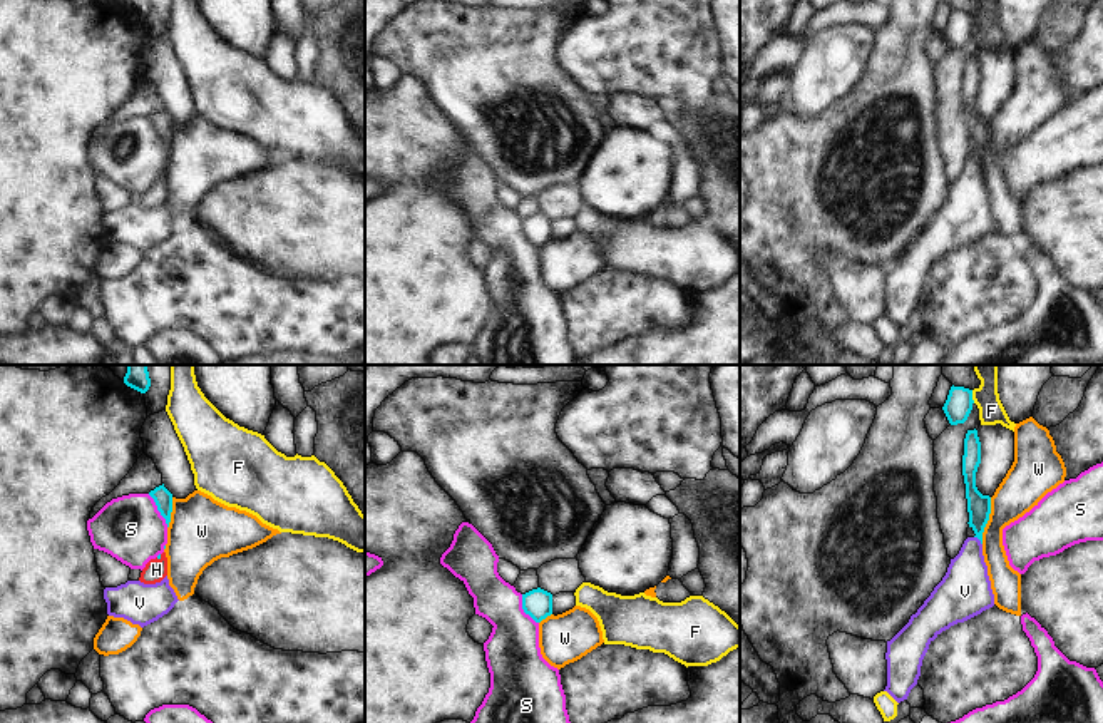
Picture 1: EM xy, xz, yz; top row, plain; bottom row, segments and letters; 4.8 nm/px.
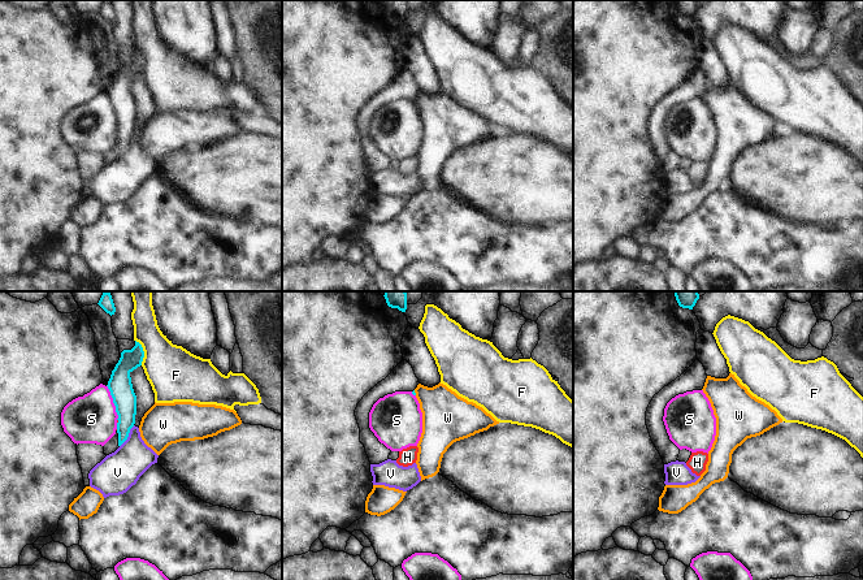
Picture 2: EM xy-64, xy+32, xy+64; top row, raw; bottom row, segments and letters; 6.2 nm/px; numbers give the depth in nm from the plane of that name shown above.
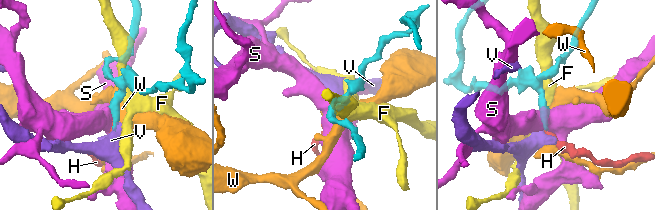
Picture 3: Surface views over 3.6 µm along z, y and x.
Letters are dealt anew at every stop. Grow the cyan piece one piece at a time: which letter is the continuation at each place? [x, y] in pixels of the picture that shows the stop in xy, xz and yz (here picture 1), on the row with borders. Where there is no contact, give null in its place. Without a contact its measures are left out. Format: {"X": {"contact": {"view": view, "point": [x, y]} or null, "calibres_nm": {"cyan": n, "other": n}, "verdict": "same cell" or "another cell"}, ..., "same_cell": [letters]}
{"F": {"contact": {"view": "yz", "point": [971, 397]}, "calibres_nm": {"cyan": 130, "other": 120}, "verdict": "another cell"}, "H": {"contact": {"view": "xy", "point": [158, 558]}, "calibres_nm": {"cyan": 20, "other": 110}, "verdict": "same cell"}, "S": {"contact": {"view": "xy", "point": [158, 509]}, "calibres_nm": {"cyan": 90, "other": 320}, "verdict": "another cell"}, "V": {"contact": {"view": "yz", "point": [979, 539]}, "calibres_nm": {"cyan": 110, "other": 240}, "verdict": "another cell"}, "W": {"contact": {"view": "yz", "point": [988, 519]}, "calibres_nm": {"cyan": 110, "other": 200}, "verdict": "another cell"}, "same_cell": ["H"]}

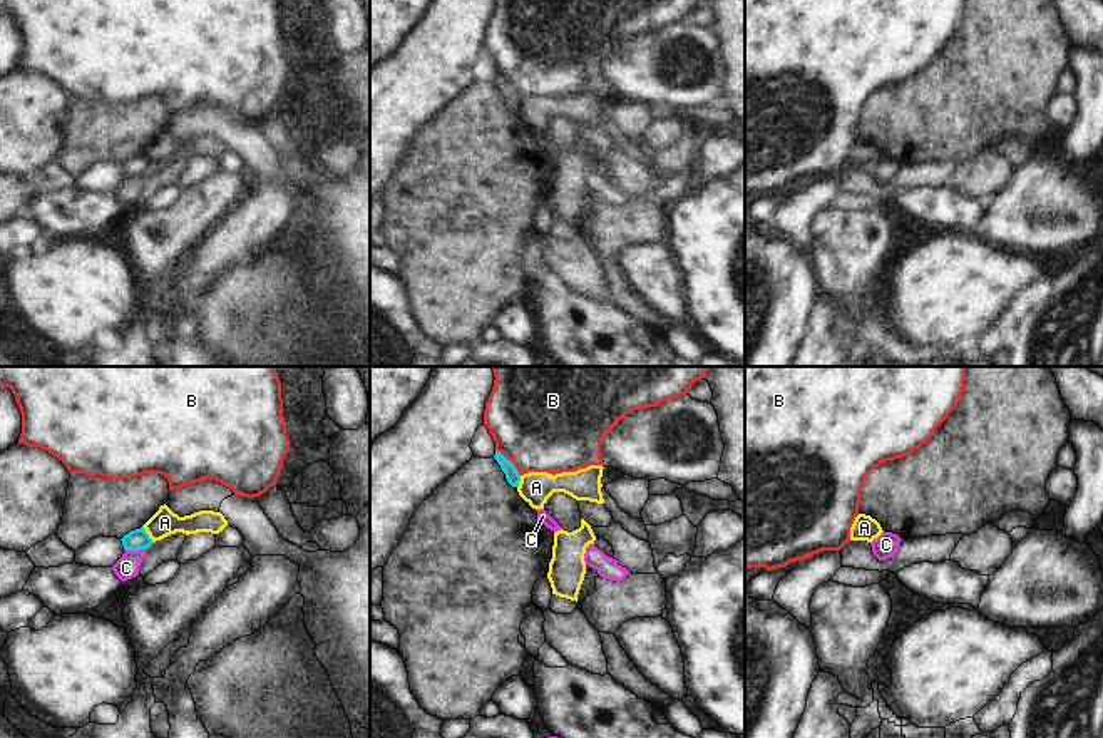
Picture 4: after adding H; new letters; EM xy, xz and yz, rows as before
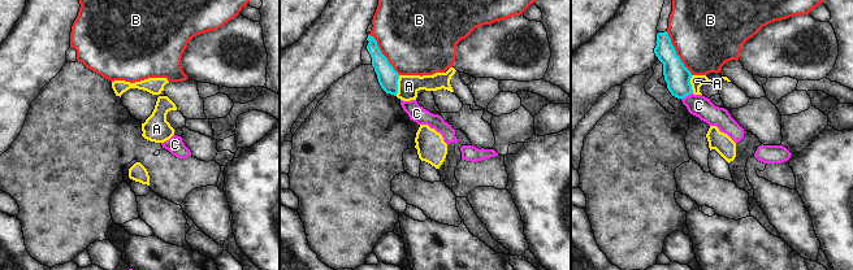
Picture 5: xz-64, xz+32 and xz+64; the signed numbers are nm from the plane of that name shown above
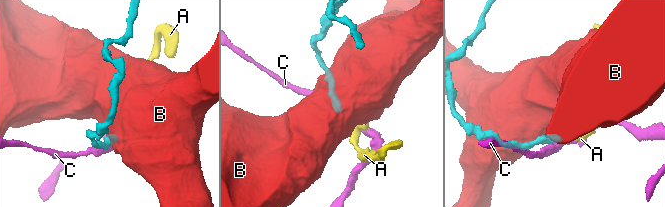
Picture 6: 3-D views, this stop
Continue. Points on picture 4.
{"A": {"contact": {"view": "xy", "point": [148, 534]}, "calibres_nm": {"cyan": 100, "other": 130}, "verdict": "another cell"}, "B": {"contact": {"view": "xz", "point": [511, 462]}, "calibres_nm": {"cyan": 70, "other": 480}, "verdict": "another cell"}, "C": {"contact": {"view": "xy", "point": [134, 549]}, "calibres_nm": {"cyan": 100, "other": 110}, "verdict": "another cell"}, "same_cell": []}

